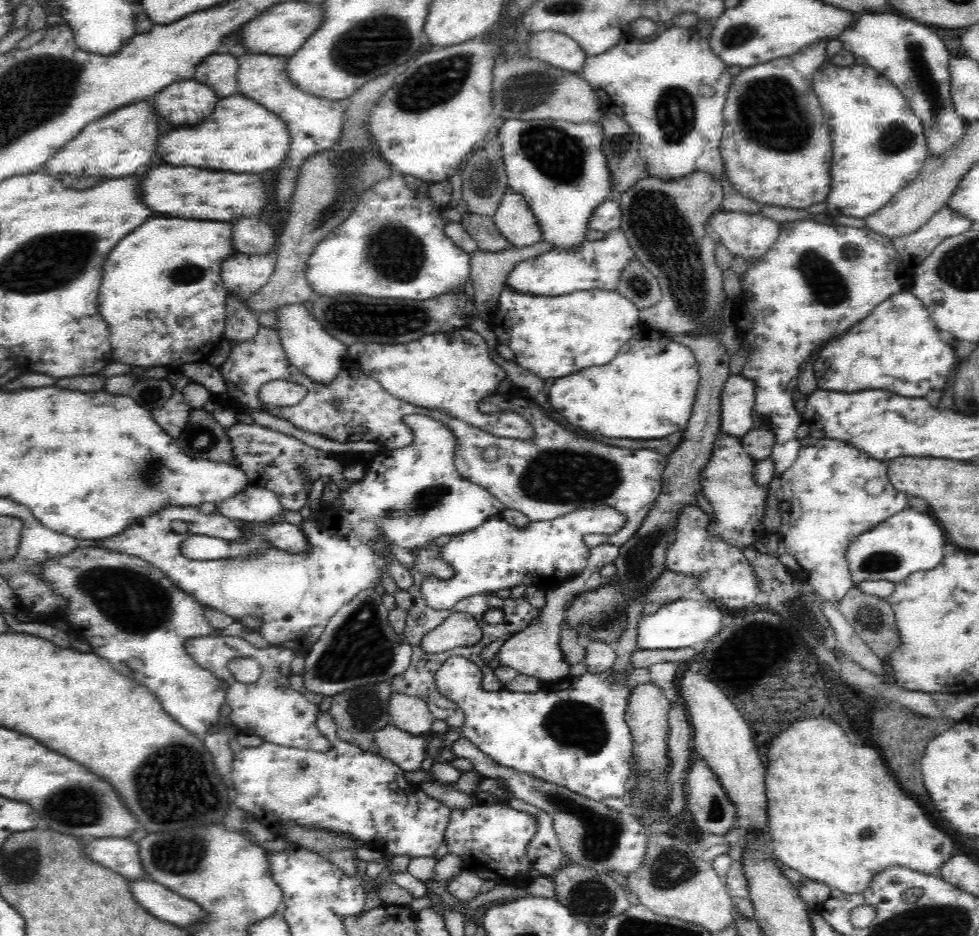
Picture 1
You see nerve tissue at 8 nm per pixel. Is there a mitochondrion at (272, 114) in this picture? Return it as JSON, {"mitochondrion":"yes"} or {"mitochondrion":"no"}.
{"mitochondrion":"no"}

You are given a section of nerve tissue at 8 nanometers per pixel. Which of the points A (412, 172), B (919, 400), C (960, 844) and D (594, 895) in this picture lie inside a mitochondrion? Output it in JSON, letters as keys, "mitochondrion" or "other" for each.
{"A":"other","B":"other","C":"other","D":"mitochondrion"}

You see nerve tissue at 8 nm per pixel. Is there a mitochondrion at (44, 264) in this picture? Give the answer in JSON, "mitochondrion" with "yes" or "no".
{"mitochondrion":"yes"}

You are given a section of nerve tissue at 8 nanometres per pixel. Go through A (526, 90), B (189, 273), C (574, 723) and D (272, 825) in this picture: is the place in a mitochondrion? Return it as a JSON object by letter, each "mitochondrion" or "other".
{"A":"mitochondrion","B":"mitochondrion","C":"mitochondrion","D":"other"}

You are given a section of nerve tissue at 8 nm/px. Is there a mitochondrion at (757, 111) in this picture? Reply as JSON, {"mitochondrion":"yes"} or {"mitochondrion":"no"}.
{"mitochondrion":"yes"}

